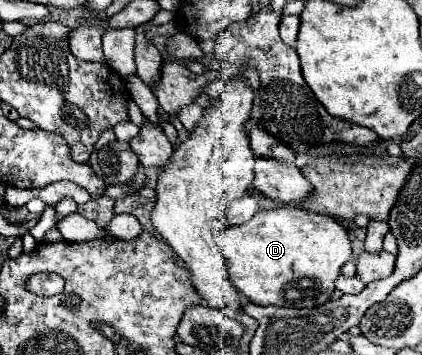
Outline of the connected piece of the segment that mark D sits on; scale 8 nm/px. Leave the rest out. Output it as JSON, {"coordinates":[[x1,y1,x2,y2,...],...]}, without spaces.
{"coordinates":[[277,208,257,212,249,222,229,226,223,230,223,252,227,258,233,286,251,302,261,306,297,306,313,308,327,302,335,290,335,278,341,266,351,258,351,240,347,228,343,228,331,216,305,212,299,208]]}

